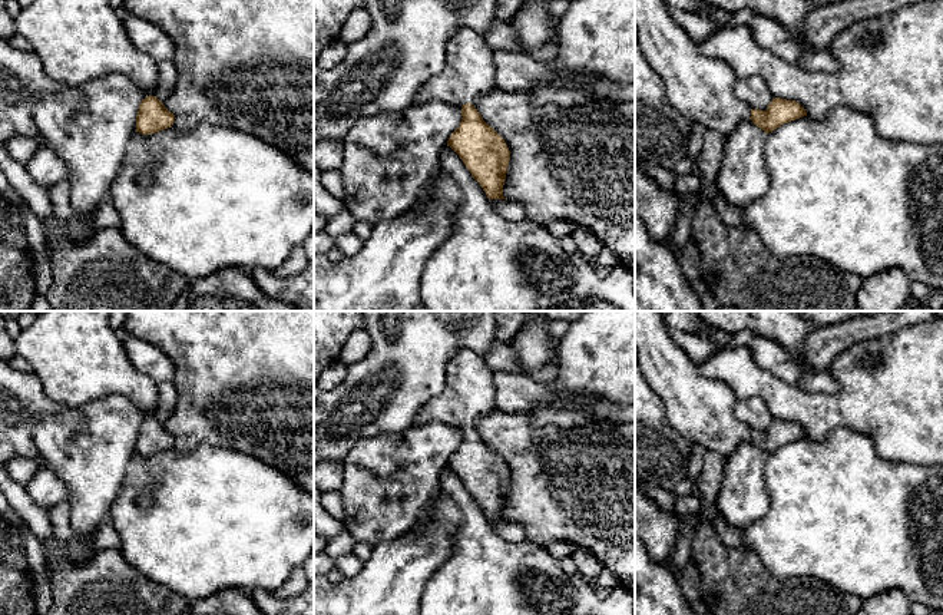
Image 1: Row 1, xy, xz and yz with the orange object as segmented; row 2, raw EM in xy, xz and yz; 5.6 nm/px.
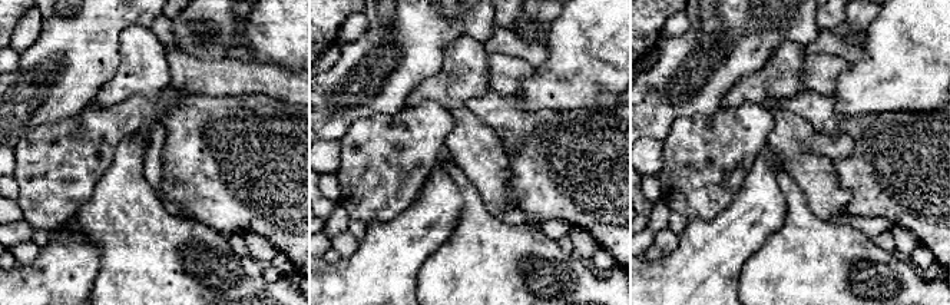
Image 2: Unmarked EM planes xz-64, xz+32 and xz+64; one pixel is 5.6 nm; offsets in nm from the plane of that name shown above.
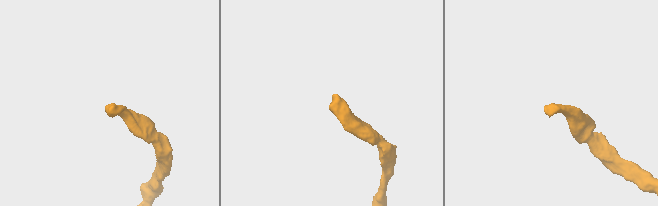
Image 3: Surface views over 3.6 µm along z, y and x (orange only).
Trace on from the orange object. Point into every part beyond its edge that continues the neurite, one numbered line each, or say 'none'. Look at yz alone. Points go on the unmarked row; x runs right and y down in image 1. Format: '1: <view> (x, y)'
1: yz (701, 409)

